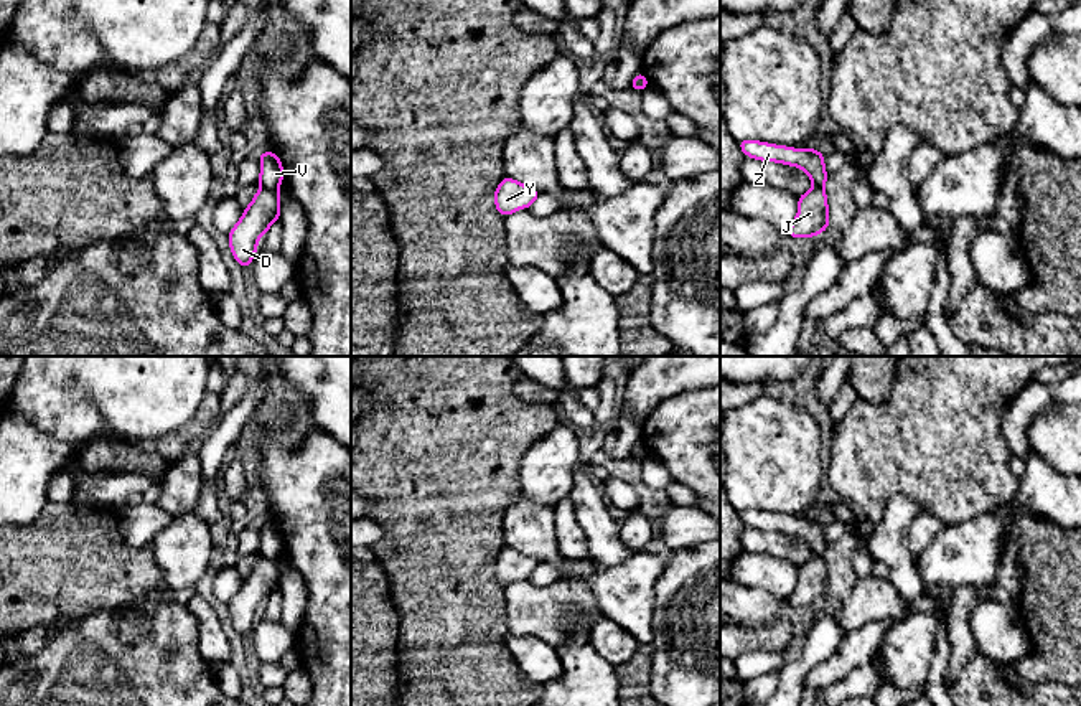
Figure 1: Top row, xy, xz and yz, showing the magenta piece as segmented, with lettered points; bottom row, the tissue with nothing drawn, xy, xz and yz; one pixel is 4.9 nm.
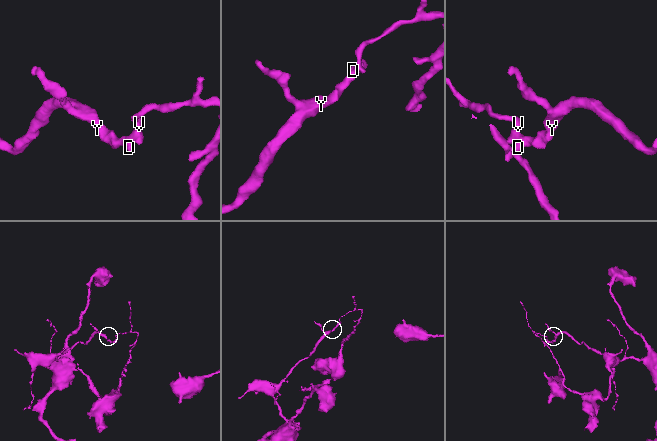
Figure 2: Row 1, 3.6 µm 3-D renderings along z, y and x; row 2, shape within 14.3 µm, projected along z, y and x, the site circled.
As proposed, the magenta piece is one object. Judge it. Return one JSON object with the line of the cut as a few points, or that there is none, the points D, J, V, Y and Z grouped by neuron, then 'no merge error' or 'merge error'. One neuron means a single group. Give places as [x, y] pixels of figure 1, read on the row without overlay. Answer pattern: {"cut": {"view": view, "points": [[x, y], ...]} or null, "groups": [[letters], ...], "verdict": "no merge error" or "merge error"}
{"cut": {"view": "xy", "points": [[262, 556], [276, 558]]}, "groups": [["D", "J", "Y"], ["V", "Z"]], "verdict": "merge error"}

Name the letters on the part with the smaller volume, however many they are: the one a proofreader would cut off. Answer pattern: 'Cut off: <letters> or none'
Cut off: V, Z

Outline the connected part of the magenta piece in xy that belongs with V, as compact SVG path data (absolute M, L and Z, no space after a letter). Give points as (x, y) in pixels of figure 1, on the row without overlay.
M259 521L260 526L260 548L262 558L278 558L283 551L283 538L275 521Z

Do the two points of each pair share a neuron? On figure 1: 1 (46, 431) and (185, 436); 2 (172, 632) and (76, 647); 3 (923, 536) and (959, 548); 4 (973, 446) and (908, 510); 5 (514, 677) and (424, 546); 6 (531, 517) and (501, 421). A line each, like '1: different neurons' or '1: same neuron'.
1: different neurons
2: same neuron
3: different neurons
4: different neurons
5: same neuron
6: different neurons

